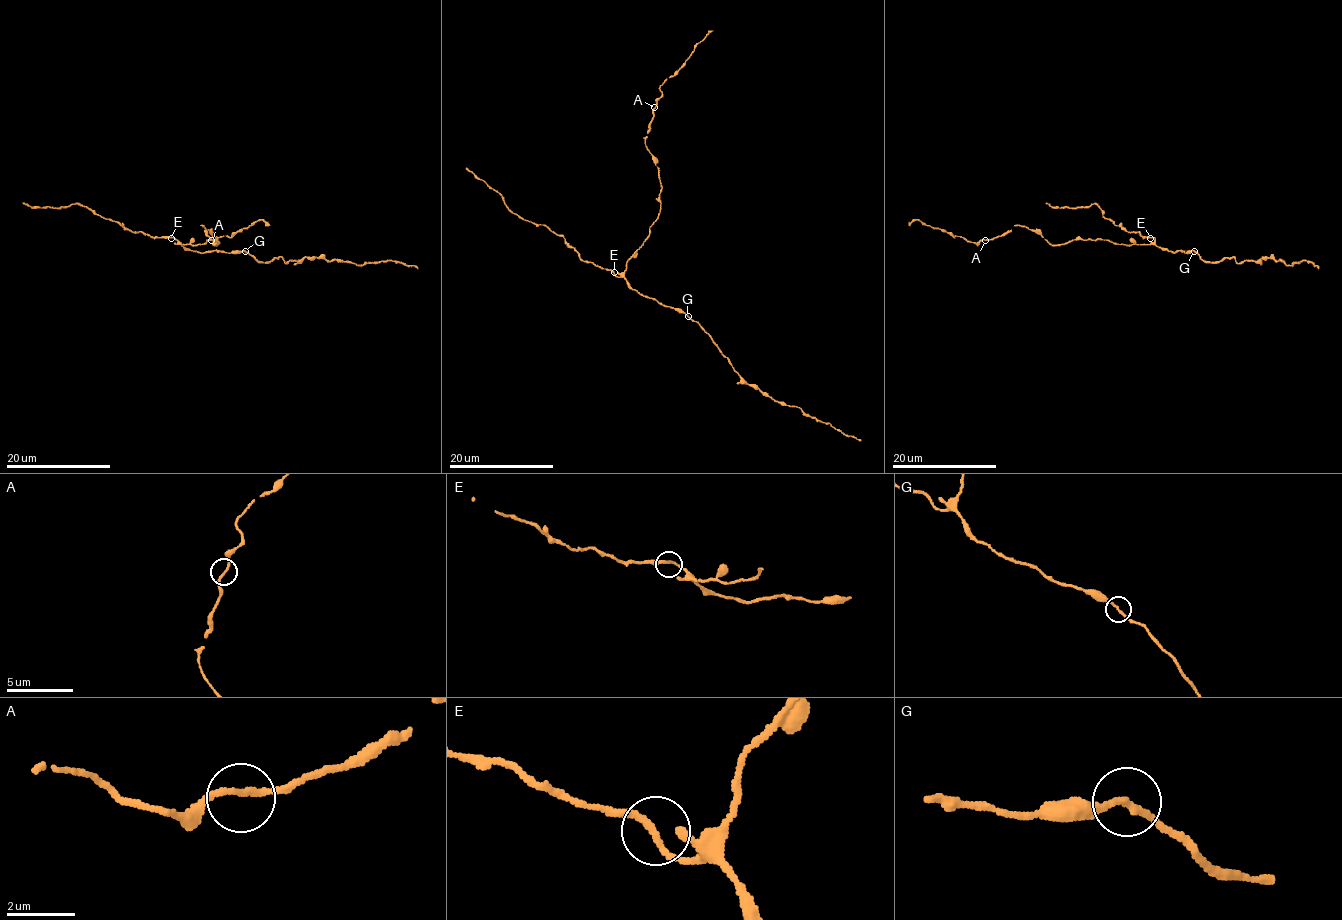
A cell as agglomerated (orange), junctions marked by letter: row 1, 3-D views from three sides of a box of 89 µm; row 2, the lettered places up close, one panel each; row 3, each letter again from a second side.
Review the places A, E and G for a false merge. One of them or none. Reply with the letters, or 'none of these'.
none of these

